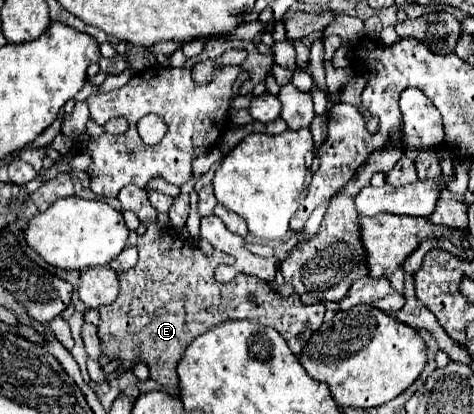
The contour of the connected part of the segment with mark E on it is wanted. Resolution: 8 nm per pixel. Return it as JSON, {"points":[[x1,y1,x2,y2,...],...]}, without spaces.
{"points":[[129,184,119,192,117,200,121,202,123,210,131,210,141,220,141,224,147,226,147,232,143,236,139,236,139,240,137,240,137,248,139,248,137,266,119,274,121,292,119,292,117,300,109,306,99,308,99,314,101,314,99,338,103,342,103,354,109,358,119,358,125,370,131,370,137,362,145,362,149,366,151,378,155,382,159,382,167,388,175,388,179,384,177,364,179,364,183,352,187,350,189,342,193,342,199,334,207,332,213,326,219,326,227,320,249,320,249,322,273,326,285,338,291,352,295,356,299,356,299,350,303,350,303,346,307,346,307,338,311,338,311,334,315,330,319,330,319,326,323,324,323,314,325,314,323,304,311,304,311,306,303,304,297,294,293,294,291,298,281,298,267,282,263,282,255,276,239,272,227,284,217,282,215,268,219,264,233,264,233,258,223,252,217,252,217,250,213,252,213,256,205,256,195,244,181,240,181,238,173,238,171,228,159,228,157,212,151,206,147,192,143,188]]}

